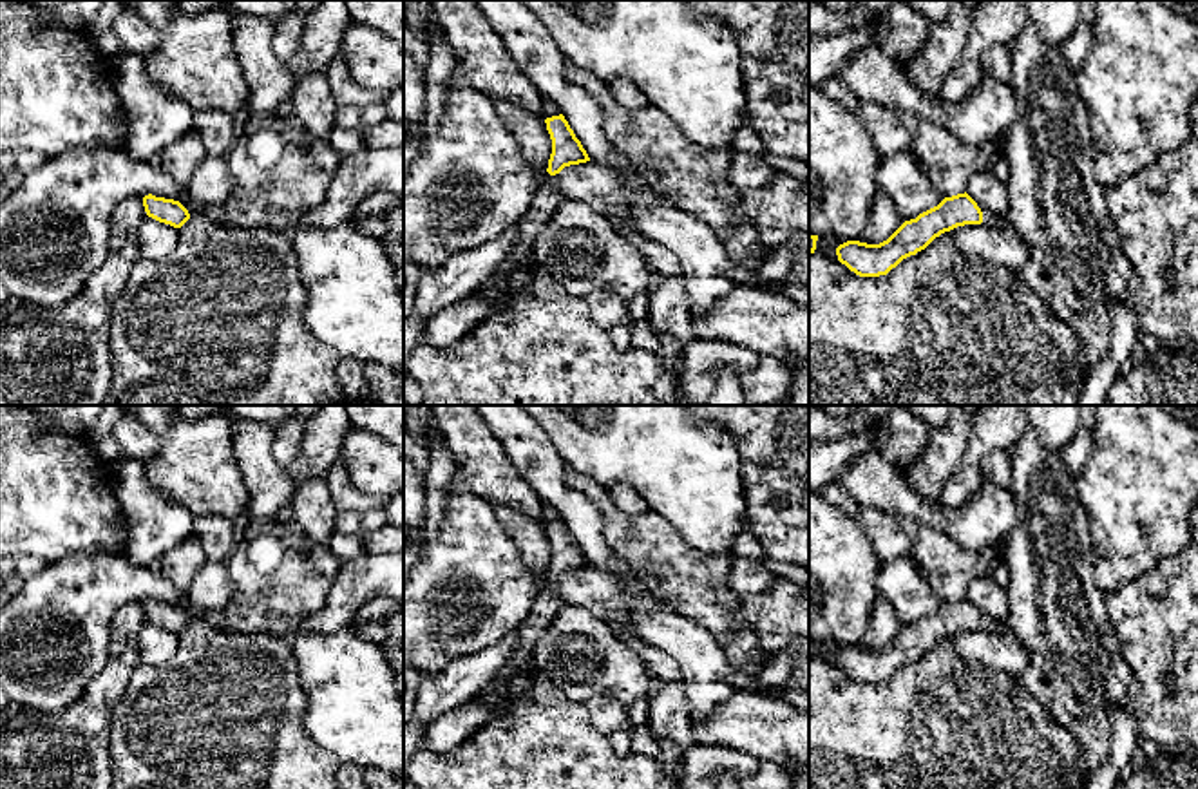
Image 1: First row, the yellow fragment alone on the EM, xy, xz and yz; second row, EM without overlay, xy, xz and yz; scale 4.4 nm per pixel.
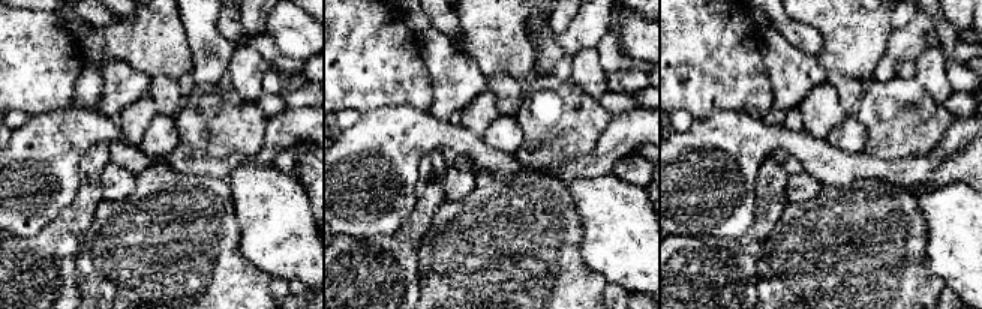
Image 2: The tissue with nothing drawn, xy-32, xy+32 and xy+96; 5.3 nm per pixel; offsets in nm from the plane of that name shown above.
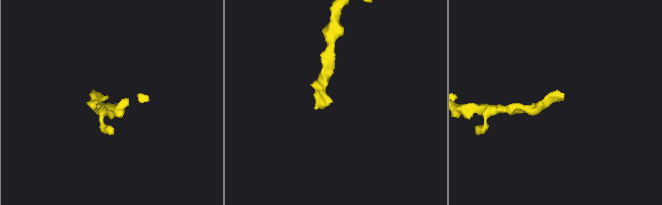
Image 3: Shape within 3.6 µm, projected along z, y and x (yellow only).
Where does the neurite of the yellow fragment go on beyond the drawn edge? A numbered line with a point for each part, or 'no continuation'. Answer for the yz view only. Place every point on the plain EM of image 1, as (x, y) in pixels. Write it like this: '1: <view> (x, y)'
1: yz (987, 623)

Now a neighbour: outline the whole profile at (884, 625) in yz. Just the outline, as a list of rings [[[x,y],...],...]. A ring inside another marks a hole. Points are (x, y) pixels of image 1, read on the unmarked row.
[[[878,599],[865,635],[856,646],[867,650],[879,650],[887,646],[905,624],[898,619],[894,606],[887,599]]]

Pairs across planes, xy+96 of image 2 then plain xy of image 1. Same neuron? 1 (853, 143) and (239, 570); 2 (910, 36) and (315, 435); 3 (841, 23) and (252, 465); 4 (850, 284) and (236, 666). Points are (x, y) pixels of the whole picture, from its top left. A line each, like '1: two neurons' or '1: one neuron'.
1: two neurons
2: one neuron
3: two neurons
4: one neuron

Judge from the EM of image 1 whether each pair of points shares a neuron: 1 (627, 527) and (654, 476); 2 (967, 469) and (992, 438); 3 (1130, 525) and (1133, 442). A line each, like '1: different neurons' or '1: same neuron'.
1: different neurons
2: same neuron
3: same neuron

